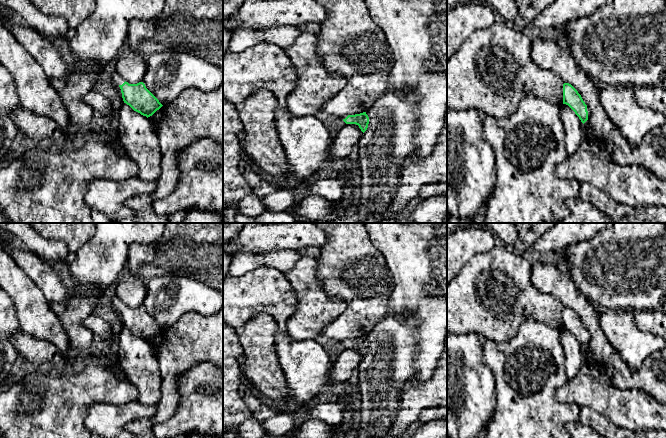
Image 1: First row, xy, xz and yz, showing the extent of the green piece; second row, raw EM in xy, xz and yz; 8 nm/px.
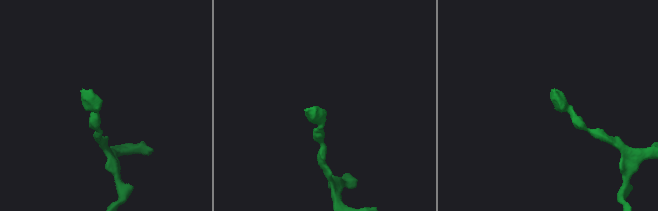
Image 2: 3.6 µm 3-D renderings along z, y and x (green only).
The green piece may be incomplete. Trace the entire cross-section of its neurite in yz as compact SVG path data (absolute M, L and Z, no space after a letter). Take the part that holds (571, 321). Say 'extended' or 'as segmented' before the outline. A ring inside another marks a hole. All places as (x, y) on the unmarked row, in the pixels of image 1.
as segmented | M569 307L563 308L563 328L568 329L583 348L588 344L587 329L578 315Z

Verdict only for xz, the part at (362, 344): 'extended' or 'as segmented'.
as segmented

